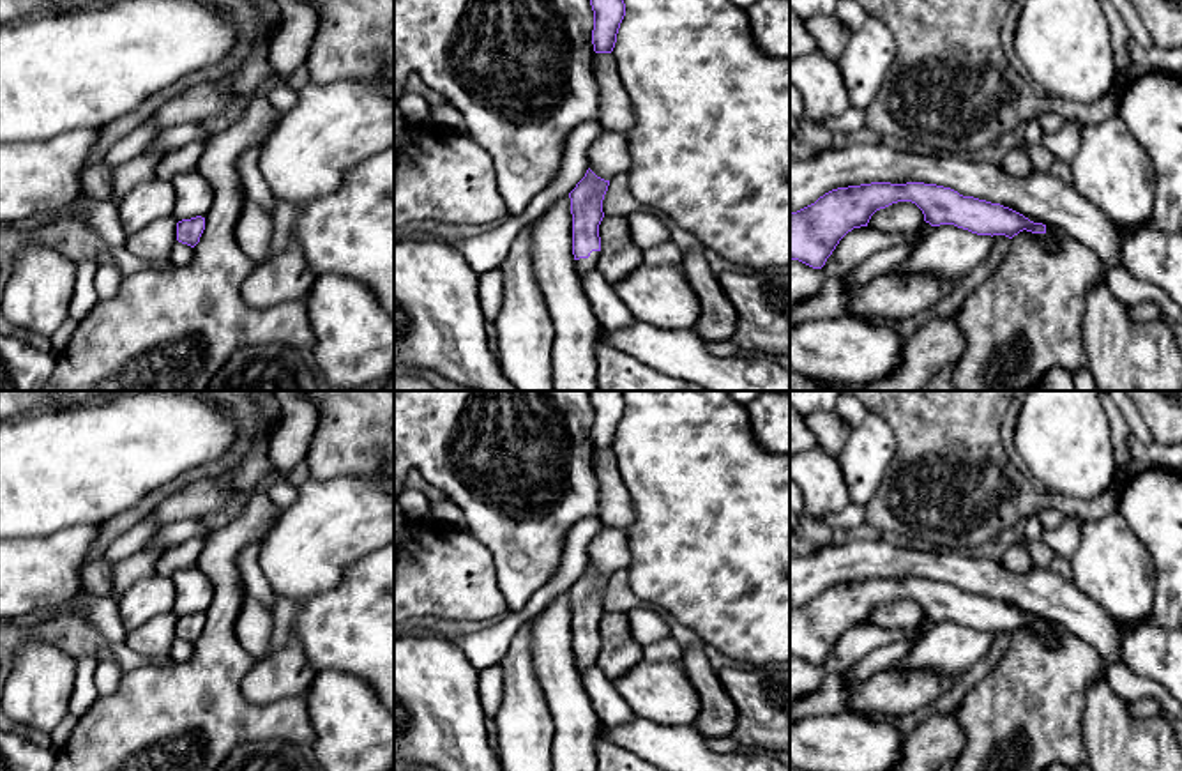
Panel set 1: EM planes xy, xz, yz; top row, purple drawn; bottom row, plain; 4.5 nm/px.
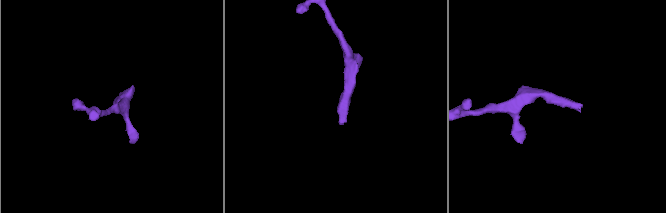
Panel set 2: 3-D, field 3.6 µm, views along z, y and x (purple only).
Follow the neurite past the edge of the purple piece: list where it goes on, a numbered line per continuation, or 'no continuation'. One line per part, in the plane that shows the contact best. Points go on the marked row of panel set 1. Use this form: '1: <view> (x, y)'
1: xz (583, 266)

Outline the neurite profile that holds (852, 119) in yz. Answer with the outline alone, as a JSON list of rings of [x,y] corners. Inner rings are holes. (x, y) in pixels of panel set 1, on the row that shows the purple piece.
[[[848,108],[839,115],[827,117],[822,122],[822,129],[834,136],[848,136],[850,133],[866,126],[866,111],[857,108]]]

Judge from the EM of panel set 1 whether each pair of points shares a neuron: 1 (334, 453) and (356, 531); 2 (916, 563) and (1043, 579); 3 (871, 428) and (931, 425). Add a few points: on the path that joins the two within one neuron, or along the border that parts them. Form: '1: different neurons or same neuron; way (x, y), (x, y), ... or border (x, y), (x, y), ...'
1: different neurons; border (311, 476), (375, 478)
2: same neuron; way (947, 566), (986, 575), (997, 582), (1011, 582)
3: different neurons; border (868, 409), (887, 421), (896, 439), (889, 467)

